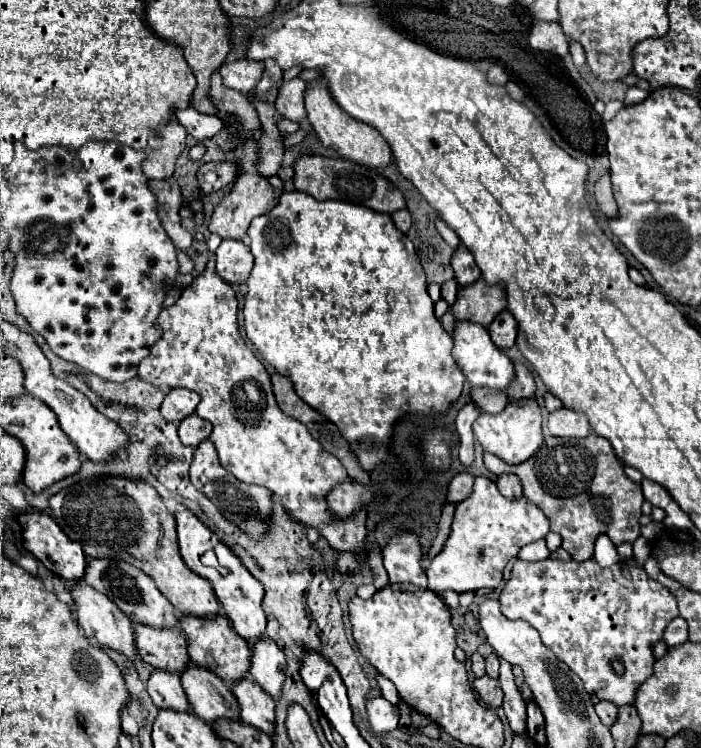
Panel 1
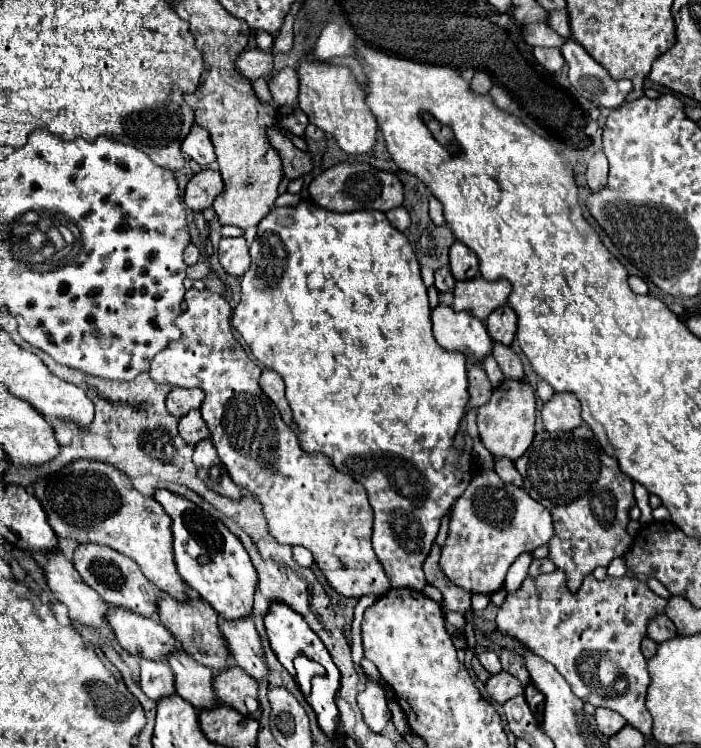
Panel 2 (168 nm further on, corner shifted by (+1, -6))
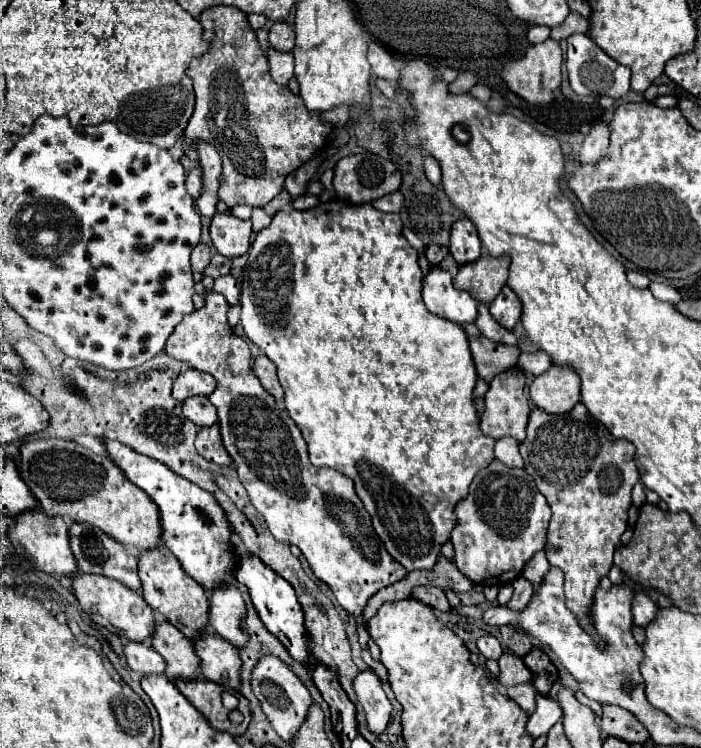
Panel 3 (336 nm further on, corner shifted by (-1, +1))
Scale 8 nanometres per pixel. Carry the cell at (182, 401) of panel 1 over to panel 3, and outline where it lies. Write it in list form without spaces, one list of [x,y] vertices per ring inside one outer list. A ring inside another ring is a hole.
[[[185,369],[173,383],[173,397],[185,401],[193,395],[211,395],[215,389],[215,379],[197,369]]]

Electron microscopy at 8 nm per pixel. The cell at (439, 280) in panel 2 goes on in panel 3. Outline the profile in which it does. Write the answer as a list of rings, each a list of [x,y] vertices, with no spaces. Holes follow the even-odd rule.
[[[431,245],[431,247],[427,247],[427,259],[429,259],[429,263],[433,265],[433,267],[437,267],[447,255],[449,255],[449,249],[447,247],[439,247],[439,245]]]

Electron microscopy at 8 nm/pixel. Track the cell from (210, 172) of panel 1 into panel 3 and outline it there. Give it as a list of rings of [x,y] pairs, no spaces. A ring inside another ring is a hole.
[[[195,167],[195,169],[189,171],[185,185],[187,185],[187,193],[193,199],[199,199],[199,195],[203,193],[203,173],[201,173],[201,167]]]

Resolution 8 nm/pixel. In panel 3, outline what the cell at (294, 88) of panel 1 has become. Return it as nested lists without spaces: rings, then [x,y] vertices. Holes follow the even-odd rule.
[[[271,49],[267,59],[269,59],[269,73],[273,81],[279,85],[289,85],[289,81],[293,79],[293,55]]]

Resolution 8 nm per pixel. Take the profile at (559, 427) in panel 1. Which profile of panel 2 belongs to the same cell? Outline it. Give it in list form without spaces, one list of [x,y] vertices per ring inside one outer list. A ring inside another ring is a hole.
[[[555,392],[541,408],[543,426],[549,432],[555,430],[573,430],[583,424],[581,420],[581,404],[571,392]]]

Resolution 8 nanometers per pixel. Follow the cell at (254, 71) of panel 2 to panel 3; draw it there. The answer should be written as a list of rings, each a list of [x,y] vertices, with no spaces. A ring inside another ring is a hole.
[[[273,23],[269,29],[269,47],[275,47],[275,51],[291,51],[295,45],[295,31],[287,23]]]

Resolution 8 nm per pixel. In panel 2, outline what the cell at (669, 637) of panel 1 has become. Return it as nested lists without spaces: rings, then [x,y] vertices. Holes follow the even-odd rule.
[[[659,614],[659,616],[653,616],[653,620],[649,620],[647,636],[655,642],[663,642],[677,636],[677,630],[675,630],[675,624],[665,614]]]

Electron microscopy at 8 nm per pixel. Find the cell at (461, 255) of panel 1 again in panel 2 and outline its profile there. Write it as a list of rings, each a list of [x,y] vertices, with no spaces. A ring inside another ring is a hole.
[[[453,242],[453,248],[449,248],[449,268],[455,276],[455,280],[469,280],[479,274],[479,260],[477,254],[467,248],[463,242]]]

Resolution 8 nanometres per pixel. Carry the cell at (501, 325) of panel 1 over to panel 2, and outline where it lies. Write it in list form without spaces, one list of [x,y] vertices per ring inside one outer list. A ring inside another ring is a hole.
[[[503,304],[497,310],[493,310],[487,318],[487,330],[495,342],[509,346],[517,332],[517,316],[513,308],[509,304]]]

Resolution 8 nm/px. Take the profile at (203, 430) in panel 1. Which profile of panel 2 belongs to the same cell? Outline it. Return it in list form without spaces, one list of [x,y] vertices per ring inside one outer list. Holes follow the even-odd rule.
[[[191,410],[189,414],[185,414],[179,420],[179,434],[189,444],[197,444],[199,440],[209,438],[209,428],[207,428],[205,420],[201,418],[201,412],[199,410]]]

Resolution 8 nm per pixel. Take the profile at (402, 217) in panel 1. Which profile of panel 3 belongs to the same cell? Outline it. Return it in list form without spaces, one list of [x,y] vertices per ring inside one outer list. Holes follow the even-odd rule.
[[[395,191],[391,195],[385,195],[377,201],[373,201],[373,205],[385,213],[399,213],[399,209],[403,207],[403,195],[399,191]]]

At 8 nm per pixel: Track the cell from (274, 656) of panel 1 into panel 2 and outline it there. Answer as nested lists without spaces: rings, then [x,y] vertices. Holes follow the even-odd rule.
[[[249,616],[239,620],[219,620],[219,630],[235,664],[255,680],[261,680],[261,676],[265,676],[265,656],[253,620]]]

